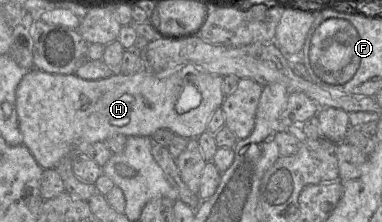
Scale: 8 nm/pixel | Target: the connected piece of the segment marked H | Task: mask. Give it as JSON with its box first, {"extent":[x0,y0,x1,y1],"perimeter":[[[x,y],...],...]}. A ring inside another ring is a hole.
{"extent":[16,64,225,169],"perimeter":[[[193,64],[179,70],[151,72],[143,69],[134,74],[115,72],[100,80],[85,80],[76,74],[53,74],[36,68],[28,70],[16,90],[16,109],[23,144],[43,169],[56,168],[64,158],[84,153],[91,144],[103,142],[114,135],[148,136],[158,129],[169,129],[175,135],[198,138],[206,131],[213,113],[225,99],[223,76],[209,73]]]}

